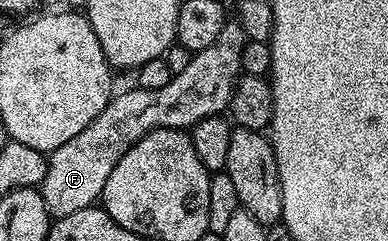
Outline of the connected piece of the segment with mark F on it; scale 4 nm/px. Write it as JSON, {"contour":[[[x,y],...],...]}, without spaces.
{"contour":[[[228,20],[221,35],[205,51],[194,54],[185,71],[172,75],[165,87],[141,89],[132,87],[128,93],[116,92],[110,103],[93,119],[81,135],[61,143],[47,157],[47,170],[41,186],[45,207],[54,218],[92,208],[102,198],[103,188],[113,175],[113,167],[147,133],[154,129],[190,130],[201,119],[218,117],[228,112],[231,93],[241,76],[241,54],[245,36],[239,22]]]}

